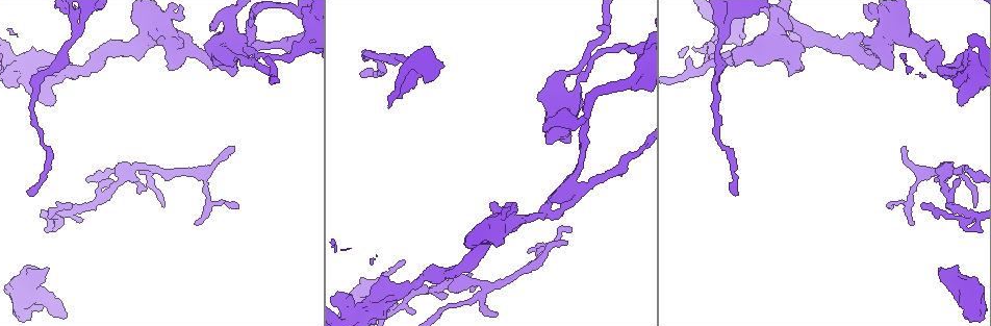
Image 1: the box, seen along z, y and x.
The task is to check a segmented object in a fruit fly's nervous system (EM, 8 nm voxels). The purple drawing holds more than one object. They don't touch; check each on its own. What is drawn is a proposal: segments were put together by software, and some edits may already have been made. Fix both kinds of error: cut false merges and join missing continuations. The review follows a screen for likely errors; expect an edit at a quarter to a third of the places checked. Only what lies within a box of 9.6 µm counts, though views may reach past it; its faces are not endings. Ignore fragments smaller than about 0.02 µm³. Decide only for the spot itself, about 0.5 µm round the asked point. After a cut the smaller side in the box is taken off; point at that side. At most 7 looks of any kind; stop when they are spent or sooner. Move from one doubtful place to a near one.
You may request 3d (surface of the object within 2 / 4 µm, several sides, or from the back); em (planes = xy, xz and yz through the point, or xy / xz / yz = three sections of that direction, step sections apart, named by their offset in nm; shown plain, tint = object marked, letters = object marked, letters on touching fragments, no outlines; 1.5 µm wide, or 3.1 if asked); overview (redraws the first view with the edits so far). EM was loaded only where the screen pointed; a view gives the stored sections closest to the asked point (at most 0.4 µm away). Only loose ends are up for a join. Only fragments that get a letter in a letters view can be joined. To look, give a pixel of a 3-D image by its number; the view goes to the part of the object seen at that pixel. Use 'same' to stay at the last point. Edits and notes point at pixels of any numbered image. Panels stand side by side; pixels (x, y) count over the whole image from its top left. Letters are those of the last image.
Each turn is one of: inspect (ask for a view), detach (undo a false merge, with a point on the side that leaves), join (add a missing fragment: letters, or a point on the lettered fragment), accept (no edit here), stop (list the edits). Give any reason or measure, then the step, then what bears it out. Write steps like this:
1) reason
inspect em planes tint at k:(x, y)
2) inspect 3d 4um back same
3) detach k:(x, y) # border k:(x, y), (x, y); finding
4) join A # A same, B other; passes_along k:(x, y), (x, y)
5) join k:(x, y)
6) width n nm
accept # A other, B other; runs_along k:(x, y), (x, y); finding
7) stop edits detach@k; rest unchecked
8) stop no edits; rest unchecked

tapers out
inspect em planes letters at 1:(234, 147)

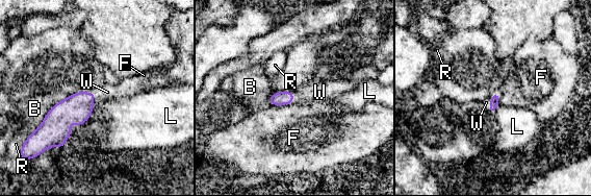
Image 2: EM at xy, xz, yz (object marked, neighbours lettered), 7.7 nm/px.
join W # B other, F other, L other, R other, W same; passes_along 2:(494, 98), (490, 102), (486, 102); the neuron continues

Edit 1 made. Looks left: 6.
see it whole again
inspect overview

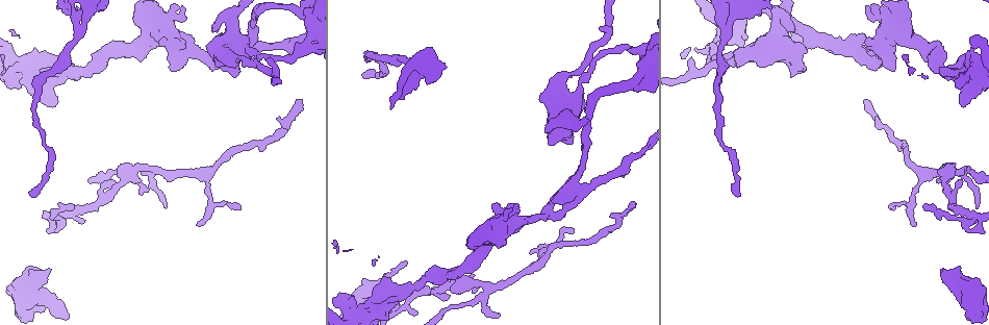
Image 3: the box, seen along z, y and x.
touches itself
inspect 3d 2um at 3:(562, 212)

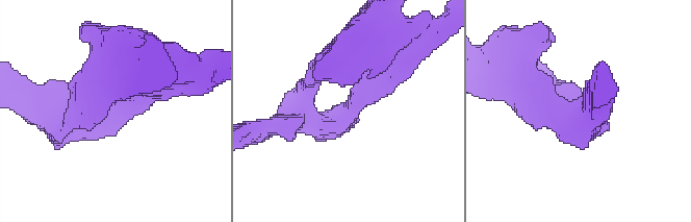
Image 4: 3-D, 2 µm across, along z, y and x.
inspect em xy step 4 letters at 4:(111, 118)

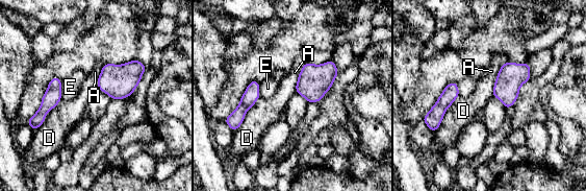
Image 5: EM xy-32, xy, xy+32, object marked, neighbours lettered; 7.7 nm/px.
accept # A other, D other, E other; border 5:(458, 95), (447, 109), (434, 132); one neuron here

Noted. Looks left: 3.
long arm stops here
inspect 3d 4um at 3:(864, 100)

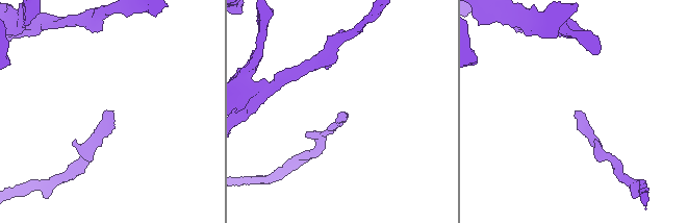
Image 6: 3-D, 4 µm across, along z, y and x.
shape alone is not enough
inspect em planes letters at 6:(578, 112)

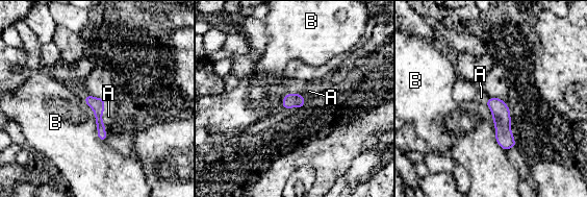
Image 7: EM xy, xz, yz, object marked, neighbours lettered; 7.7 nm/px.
width 110 nm
join A # A same, B other; passes_along 7:(97, 104), (101, 118), (108, 116); the neuron continues

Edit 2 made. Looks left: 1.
stop edits join@2, join@7; rest unchecked

